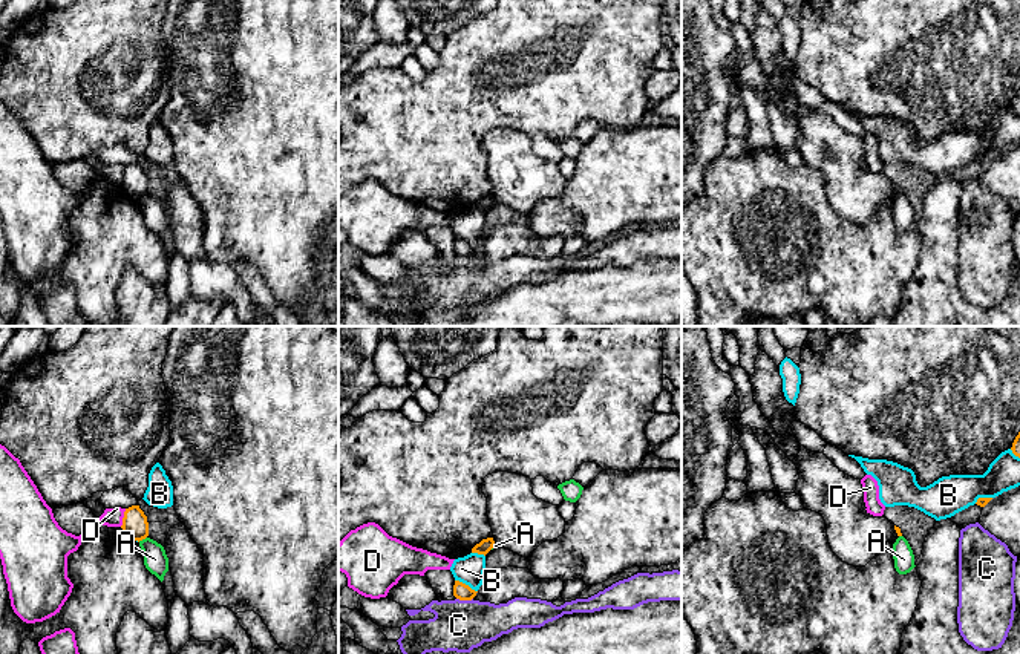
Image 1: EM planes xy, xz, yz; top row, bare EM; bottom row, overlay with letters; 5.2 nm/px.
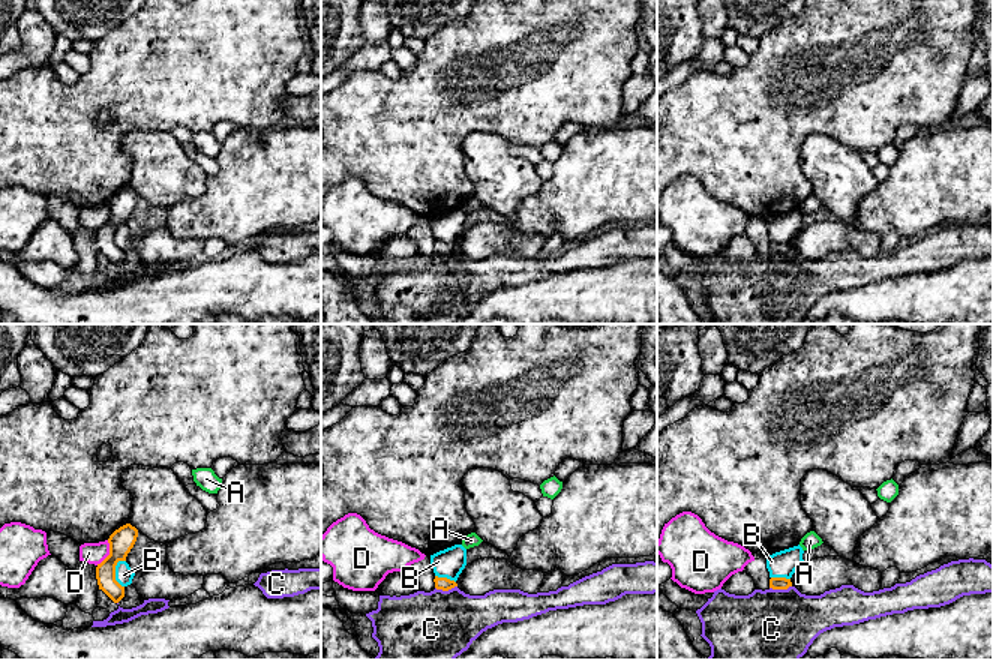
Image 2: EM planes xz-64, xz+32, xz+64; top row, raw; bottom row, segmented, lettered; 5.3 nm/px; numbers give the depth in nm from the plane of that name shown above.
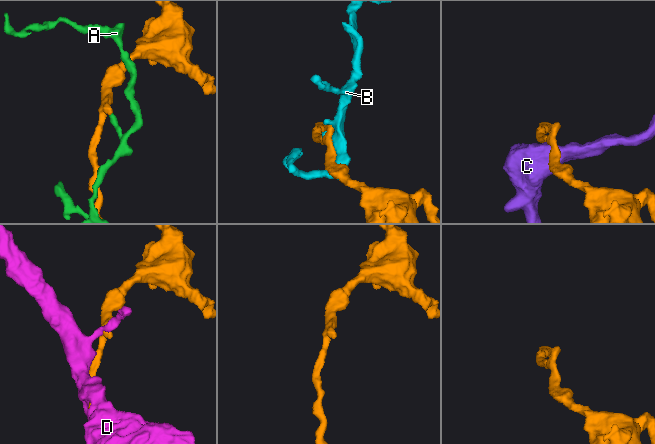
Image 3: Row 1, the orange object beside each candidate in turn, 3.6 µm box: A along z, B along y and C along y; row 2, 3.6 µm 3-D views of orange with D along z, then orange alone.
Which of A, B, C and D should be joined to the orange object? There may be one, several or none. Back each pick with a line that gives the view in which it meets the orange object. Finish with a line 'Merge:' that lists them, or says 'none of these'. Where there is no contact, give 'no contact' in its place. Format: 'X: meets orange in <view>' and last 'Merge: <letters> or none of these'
Merge: none of these

